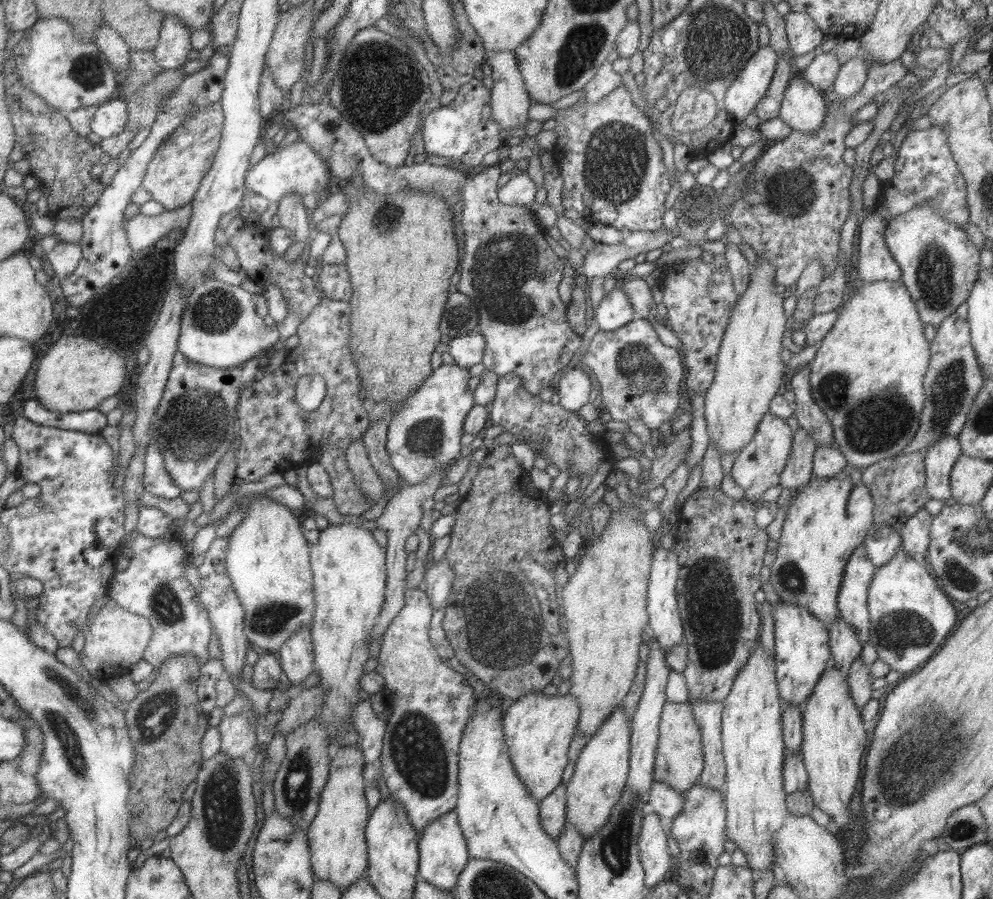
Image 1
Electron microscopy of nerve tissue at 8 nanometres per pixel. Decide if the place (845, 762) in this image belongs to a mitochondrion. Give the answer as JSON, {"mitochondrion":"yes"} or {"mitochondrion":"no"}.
{"mitochondrion":"no"}

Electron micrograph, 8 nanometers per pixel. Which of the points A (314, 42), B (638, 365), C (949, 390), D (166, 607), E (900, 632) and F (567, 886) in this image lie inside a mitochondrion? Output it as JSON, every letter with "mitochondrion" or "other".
{"A":"other","B":"mitochondrion","C":"mitochondrion","D":"mitochondrion","E":"mitochondrion","F":"other"}

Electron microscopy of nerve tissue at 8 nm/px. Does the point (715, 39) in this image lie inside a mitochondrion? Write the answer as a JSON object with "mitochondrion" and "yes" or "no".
{"mitochondrion":"yes"}

